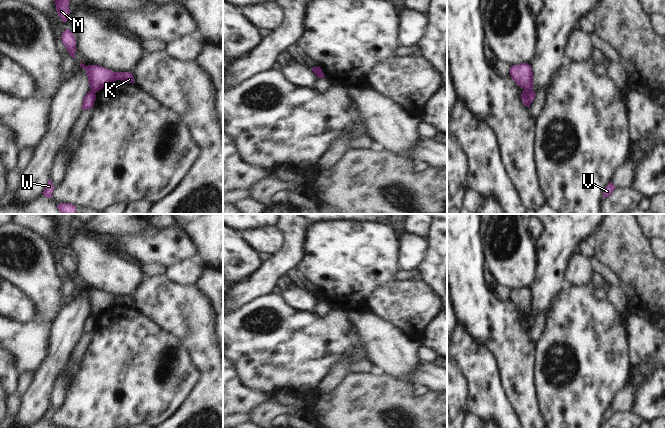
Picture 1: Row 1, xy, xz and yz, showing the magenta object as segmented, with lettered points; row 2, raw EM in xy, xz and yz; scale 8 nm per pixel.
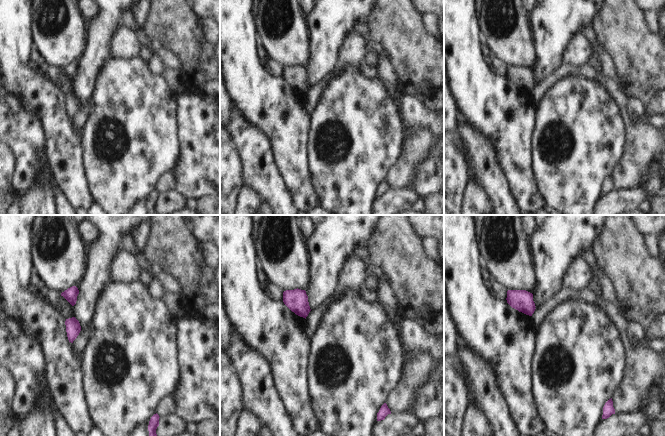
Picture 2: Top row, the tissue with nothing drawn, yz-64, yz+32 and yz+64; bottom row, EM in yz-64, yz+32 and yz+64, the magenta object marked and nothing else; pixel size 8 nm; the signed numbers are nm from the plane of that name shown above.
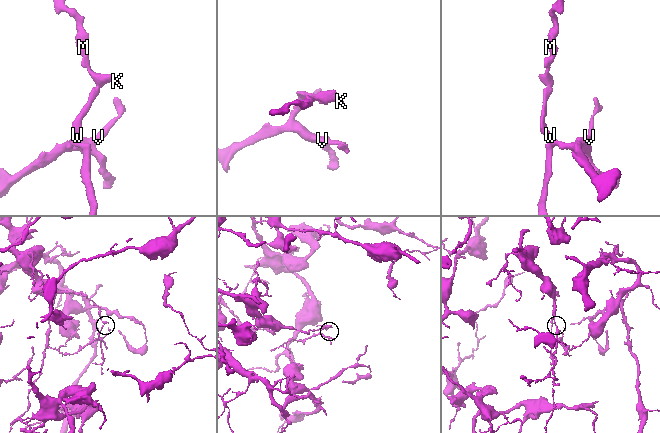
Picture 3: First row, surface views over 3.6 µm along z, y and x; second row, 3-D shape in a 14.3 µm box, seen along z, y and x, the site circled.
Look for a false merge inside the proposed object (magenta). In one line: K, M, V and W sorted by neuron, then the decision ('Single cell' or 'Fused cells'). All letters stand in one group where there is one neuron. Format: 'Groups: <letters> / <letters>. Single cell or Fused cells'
Groups: K M / V W. Fused cells.

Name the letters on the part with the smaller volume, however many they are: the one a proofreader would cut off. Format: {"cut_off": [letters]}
{"cut_off": ["V", "W"]}

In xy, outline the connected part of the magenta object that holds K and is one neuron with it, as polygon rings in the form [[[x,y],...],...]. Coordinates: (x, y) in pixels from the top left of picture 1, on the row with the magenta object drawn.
[[[80,63],[80,67],[86,70],[90,89],[94,93],[117,80],[134,83],[134,77],[130,72],[114,72],[100,65],[85,66],[83,63]]]

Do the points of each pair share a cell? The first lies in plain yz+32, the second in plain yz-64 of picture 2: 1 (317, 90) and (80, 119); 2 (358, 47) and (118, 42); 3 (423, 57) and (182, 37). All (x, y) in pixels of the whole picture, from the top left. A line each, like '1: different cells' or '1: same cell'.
1: same cell
2: same cell
3: same cell

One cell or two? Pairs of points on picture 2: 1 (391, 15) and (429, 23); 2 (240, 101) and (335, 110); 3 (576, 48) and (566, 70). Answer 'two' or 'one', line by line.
1: two
2: two
3: two

